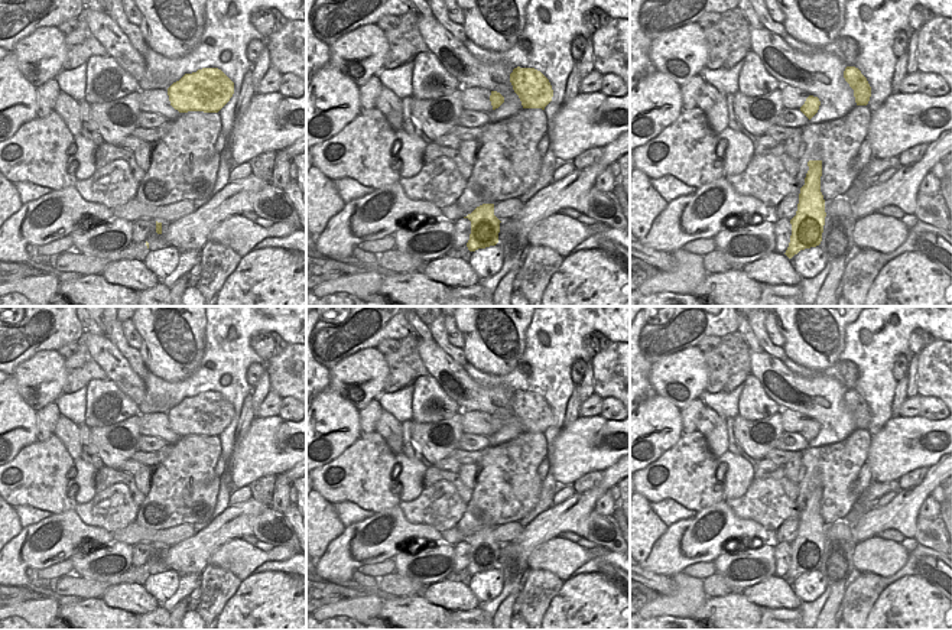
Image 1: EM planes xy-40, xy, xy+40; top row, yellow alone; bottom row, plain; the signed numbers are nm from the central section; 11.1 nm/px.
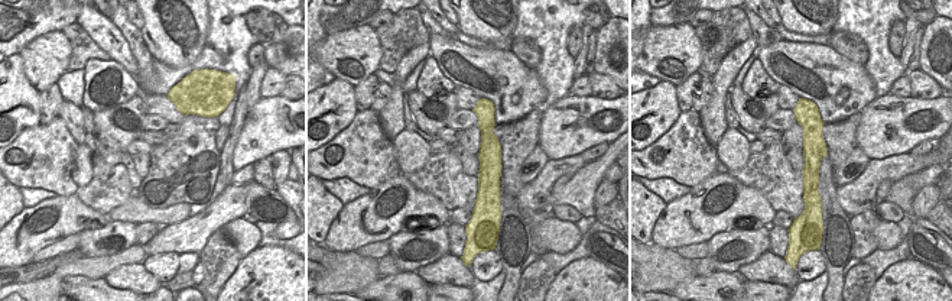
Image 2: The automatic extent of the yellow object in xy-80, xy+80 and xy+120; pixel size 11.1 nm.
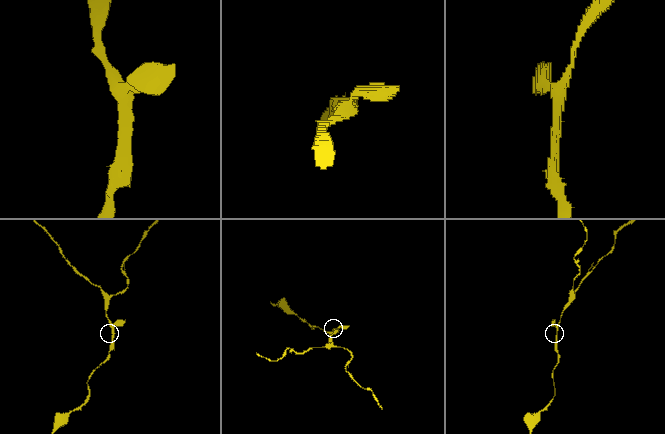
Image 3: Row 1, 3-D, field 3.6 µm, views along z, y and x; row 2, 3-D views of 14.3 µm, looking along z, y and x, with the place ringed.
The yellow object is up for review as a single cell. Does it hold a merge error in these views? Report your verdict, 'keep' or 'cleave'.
keep

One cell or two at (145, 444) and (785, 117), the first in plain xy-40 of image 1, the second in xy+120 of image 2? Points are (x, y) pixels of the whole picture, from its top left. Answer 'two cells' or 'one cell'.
one cell

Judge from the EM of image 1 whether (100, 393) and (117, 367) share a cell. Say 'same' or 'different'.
different

